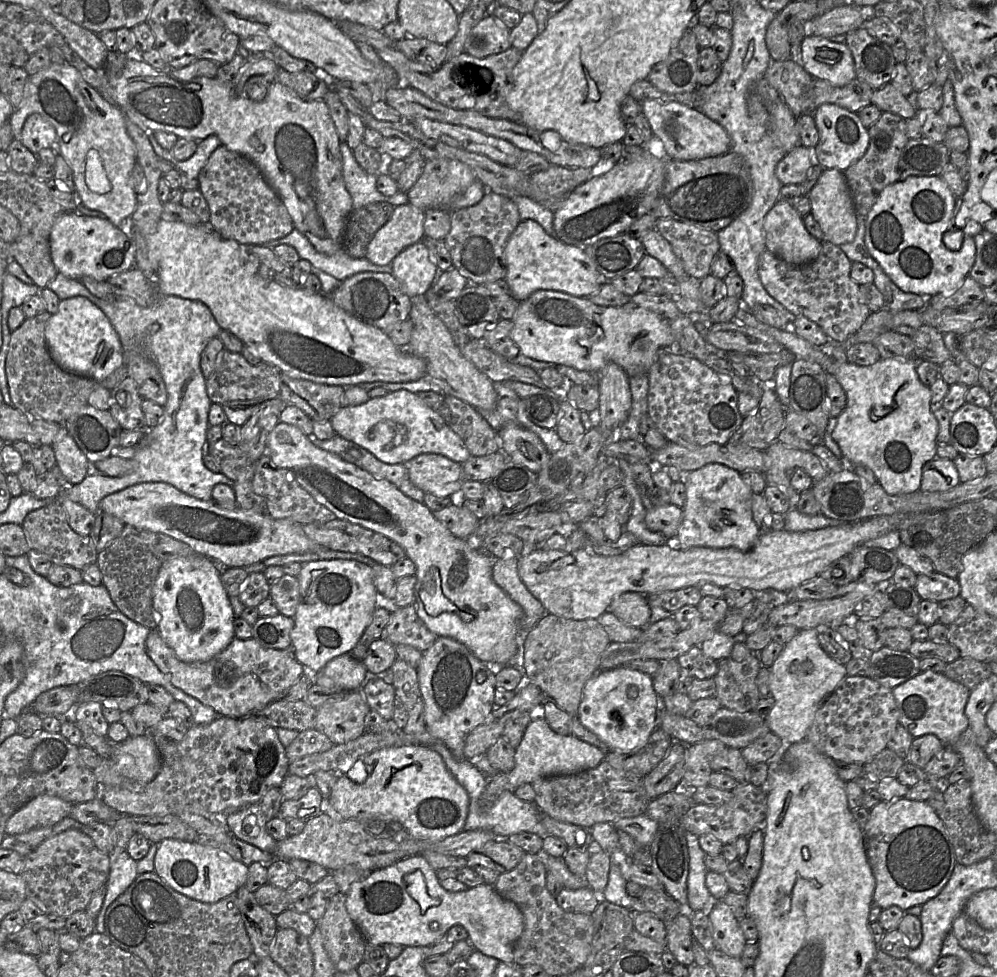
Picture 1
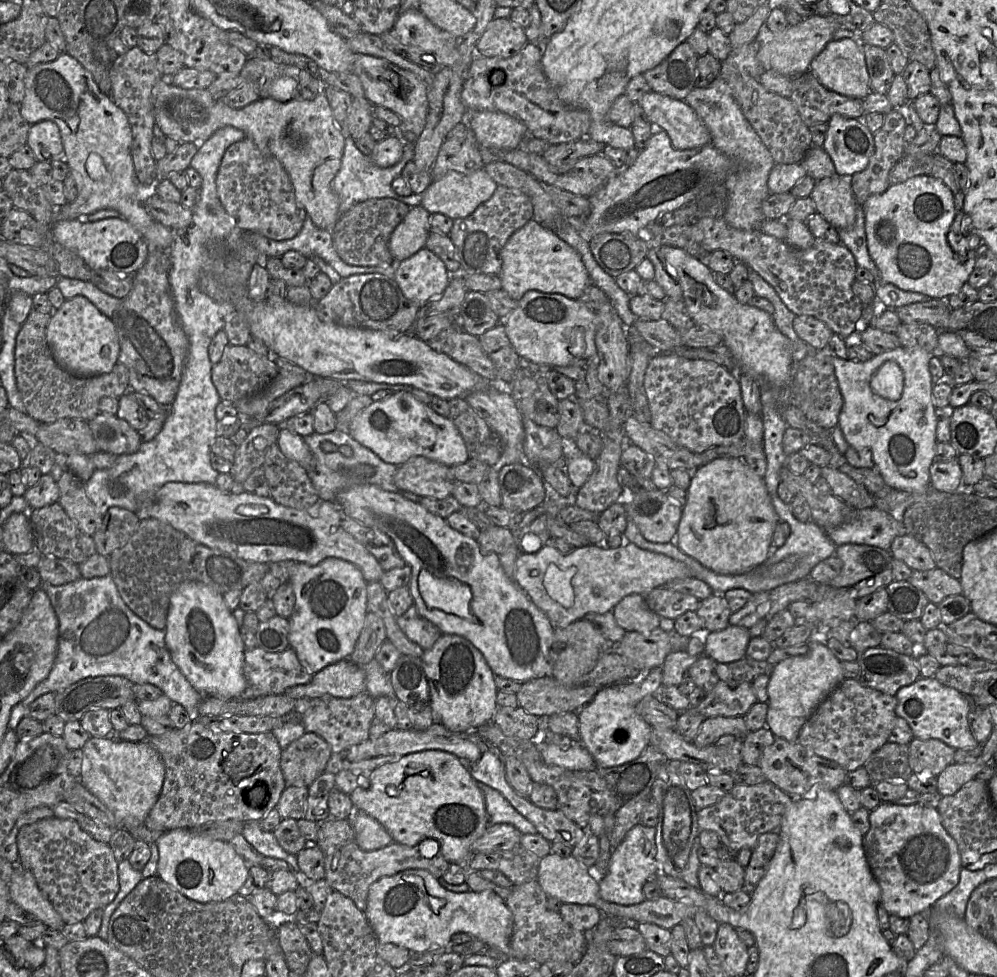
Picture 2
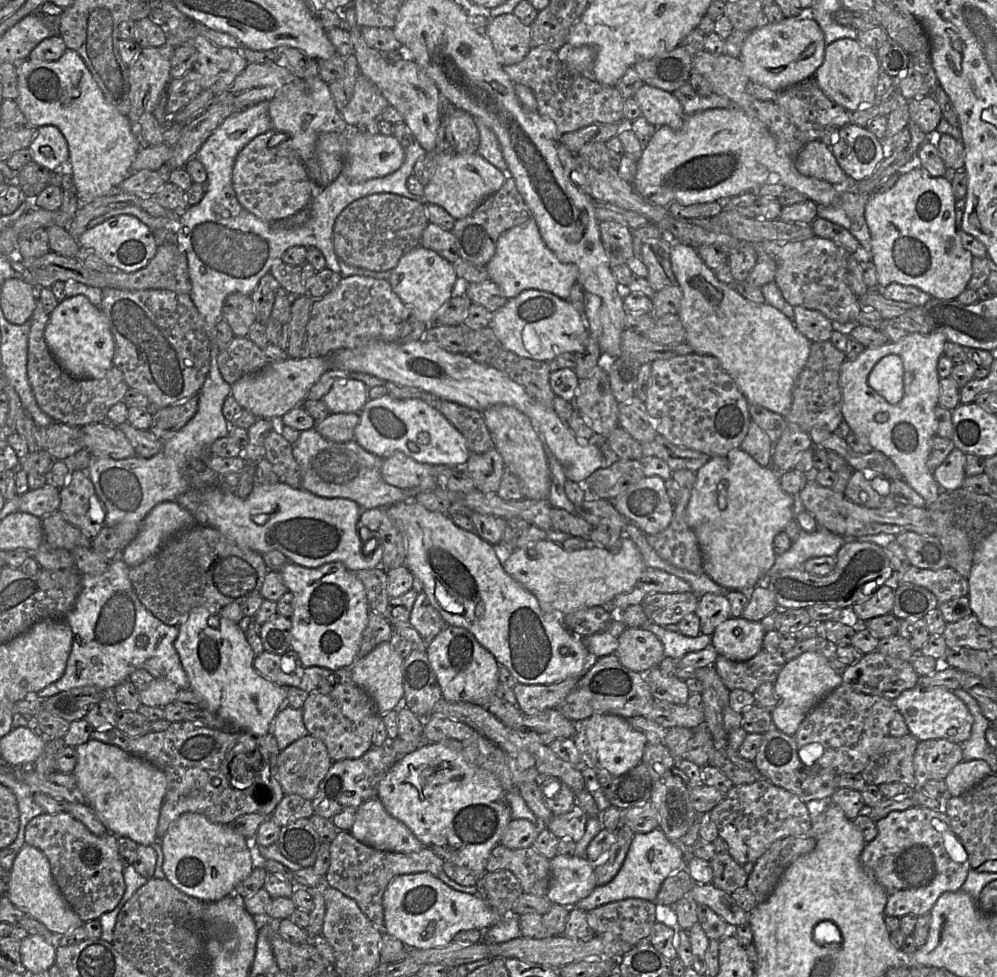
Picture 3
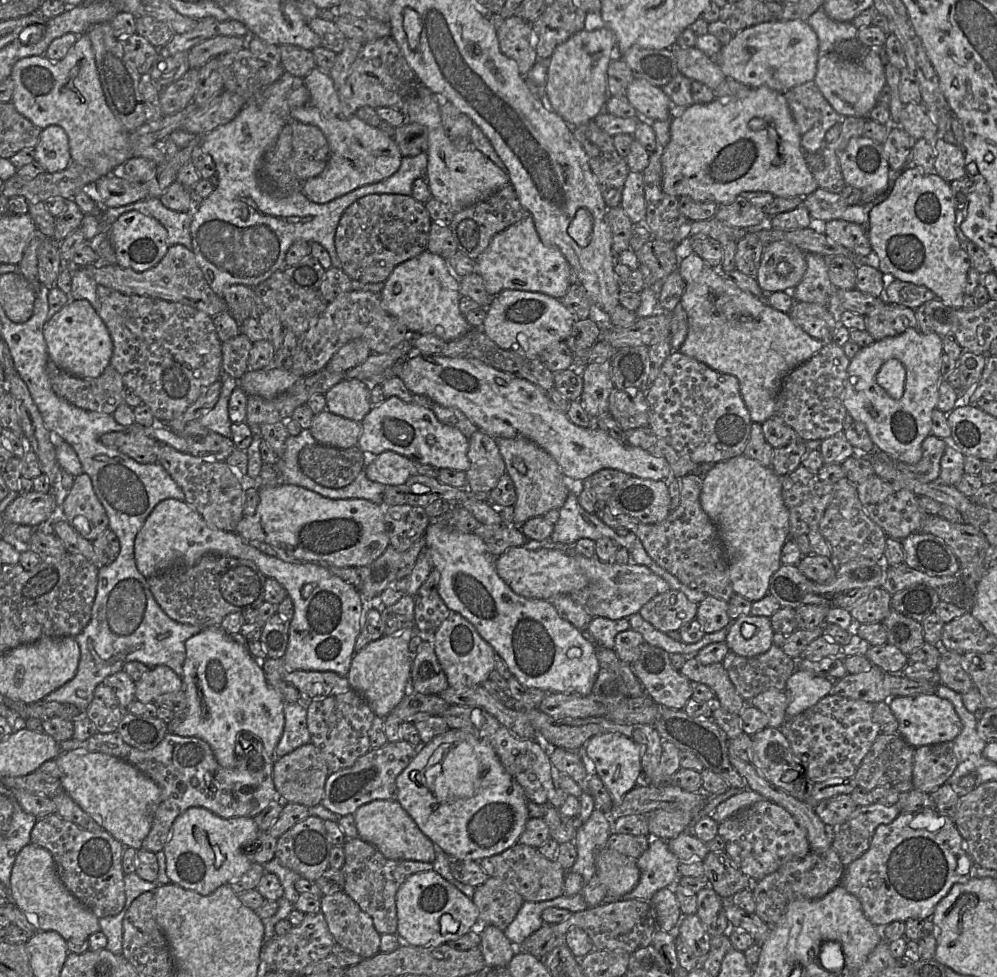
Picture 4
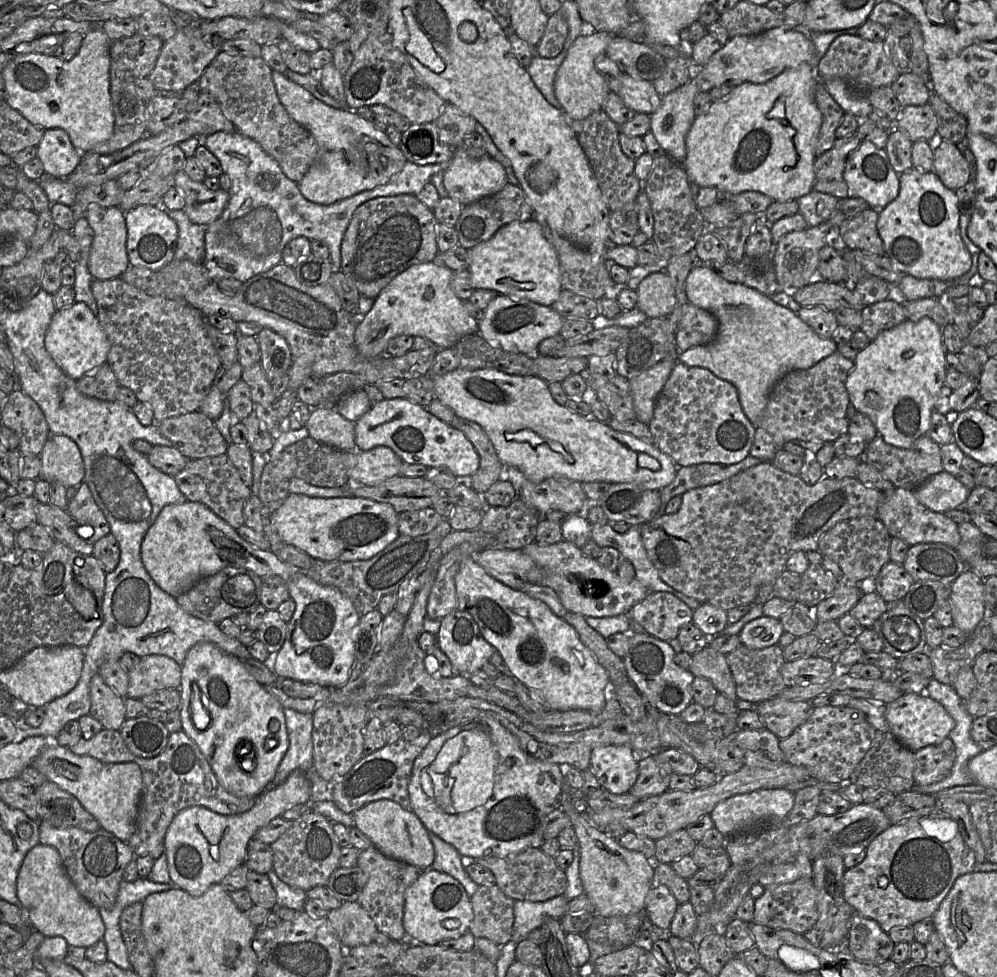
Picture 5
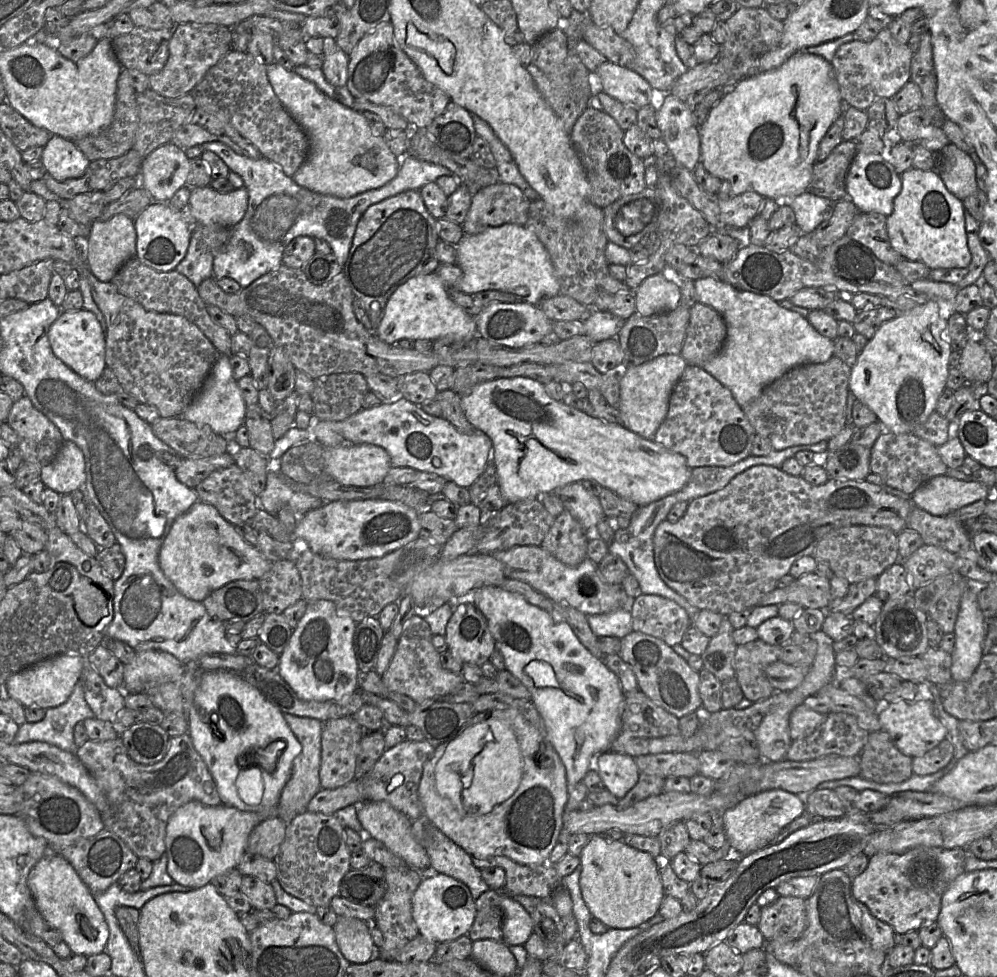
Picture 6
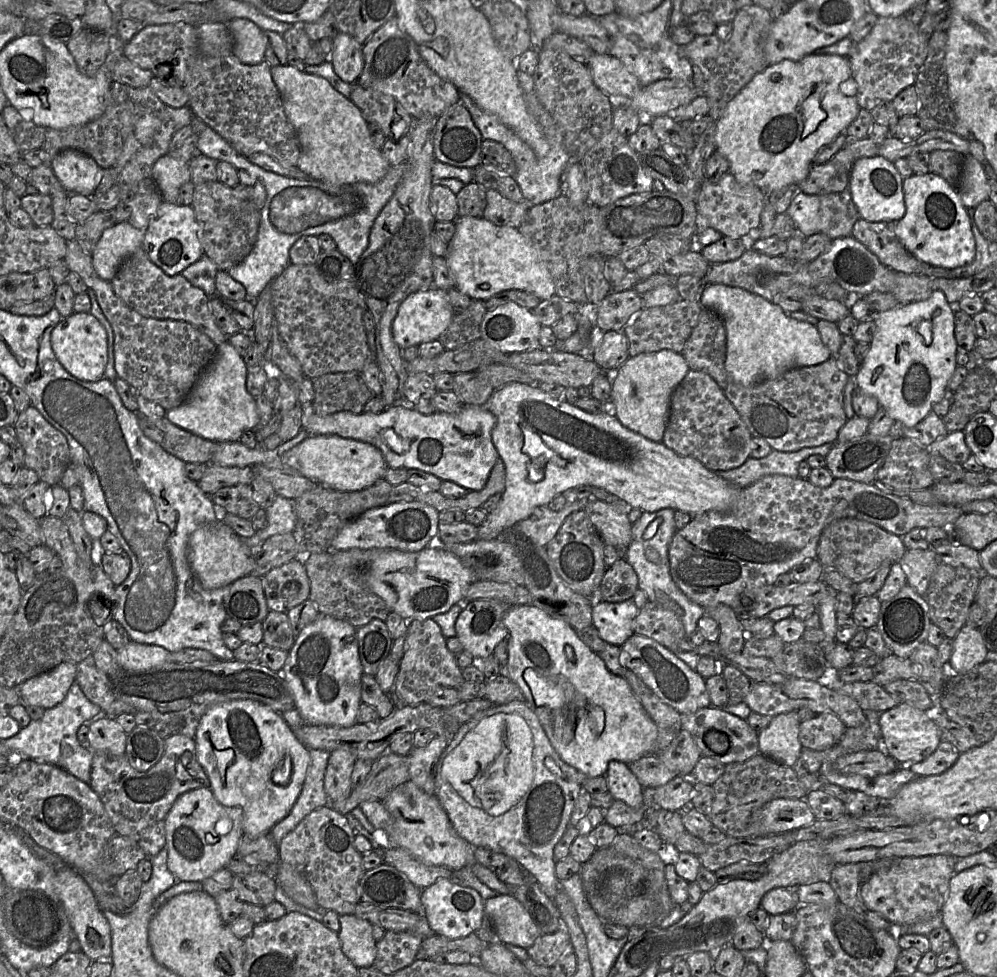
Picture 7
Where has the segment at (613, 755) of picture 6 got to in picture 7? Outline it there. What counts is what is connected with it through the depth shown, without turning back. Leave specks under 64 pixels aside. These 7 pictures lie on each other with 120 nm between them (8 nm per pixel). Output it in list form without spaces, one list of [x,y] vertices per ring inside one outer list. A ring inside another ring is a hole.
[[[611,760],[605,776],[608,791],[615,800],[621,800],[632,808],[643,806],[644,787],[627,763]]]

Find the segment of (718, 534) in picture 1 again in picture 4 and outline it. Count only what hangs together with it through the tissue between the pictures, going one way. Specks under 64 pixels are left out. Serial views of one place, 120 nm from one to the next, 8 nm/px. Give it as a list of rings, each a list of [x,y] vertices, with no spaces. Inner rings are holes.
[[[743,454],[734,458],[716,463],[703,477],[700,493],[700,504],[705,513],[716,525],[726,557],[729,563],[730,580],[735,594],[741,595],[751,602],[762,599],[769,593],[770,580],[773,574],[781,567],[781,551],[789,537],[789,511],[782,497],[782,477],[777,475],[771,466],[767,467],[760,462],[745,457]]]

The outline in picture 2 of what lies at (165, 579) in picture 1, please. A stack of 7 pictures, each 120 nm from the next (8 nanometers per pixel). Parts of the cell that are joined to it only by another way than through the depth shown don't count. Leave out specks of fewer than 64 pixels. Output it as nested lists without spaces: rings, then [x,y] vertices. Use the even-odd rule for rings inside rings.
[[[185,582],[171,595],[165,644],[173,662],[203,697],[236,698],[241,697],[247,689],[248,684],[243,672],[246,647],[238,623],[233,612],[226,606],[223,595],[213,588],[200,582]]]

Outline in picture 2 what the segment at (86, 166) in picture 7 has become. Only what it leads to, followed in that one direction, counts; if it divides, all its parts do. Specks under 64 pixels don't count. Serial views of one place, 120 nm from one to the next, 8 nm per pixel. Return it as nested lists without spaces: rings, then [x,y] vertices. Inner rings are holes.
[[[44,120],[31,125],[26,145],[33,151],[37,162],[65,162],[60,130],[53,121]]]

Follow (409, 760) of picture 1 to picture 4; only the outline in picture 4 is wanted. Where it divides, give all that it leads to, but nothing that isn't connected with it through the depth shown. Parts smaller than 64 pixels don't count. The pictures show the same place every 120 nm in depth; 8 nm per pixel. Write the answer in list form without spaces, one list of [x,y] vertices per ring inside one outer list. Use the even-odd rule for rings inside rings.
[[[448,729],[446,732],[434,737],[429,743],[421,745],[418,748],[418,752],[415,757],[398,775],[396,779],[396,786],[396,801],[410,815],[421,832],[442,851],[444,851],[450,858],[479,861],[483,858],[500,854],[506,849],[518,843],[518,839],[525,828],[525,824],[530,818],[527,807],[528,799],[524,794],[523,788],[505,770],[495,750],[489,743],[481,741],[479,738],[476,738],[474,735],[463,729]]]

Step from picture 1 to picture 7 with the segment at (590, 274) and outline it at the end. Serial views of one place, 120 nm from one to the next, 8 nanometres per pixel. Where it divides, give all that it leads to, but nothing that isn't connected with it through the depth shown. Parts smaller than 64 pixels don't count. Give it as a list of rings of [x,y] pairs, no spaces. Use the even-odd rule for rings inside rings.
[[[458,217],[454,222],[455,234],[447,243],[444,258],[459,292],[482,301],[512,289],[533,294],[541,301],[555,295],[550,272],[530,241],[518,229],[497,226],[483,217]]]

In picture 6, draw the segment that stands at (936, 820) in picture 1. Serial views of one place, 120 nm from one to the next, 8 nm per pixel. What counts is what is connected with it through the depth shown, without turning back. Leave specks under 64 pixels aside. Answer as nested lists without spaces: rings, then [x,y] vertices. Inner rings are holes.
[[[917,847],[902,854],[877,853],[869,857],[865,871],[852,880],[852,895],[865,904],[879,920],[889,924],[895,933],[918,931],[923,926],[937,921],[941,900],[948,886],[965,873],[968,850],[964,848],[944,849],[939,847]]]

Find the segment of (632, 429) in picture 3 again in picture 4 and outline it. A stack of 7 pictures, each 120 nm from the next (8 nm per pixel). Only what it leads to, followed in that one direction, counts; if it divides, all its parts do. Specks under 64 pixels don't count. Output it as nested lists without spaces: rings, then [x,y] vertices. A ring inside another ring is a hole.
[[[614,388],[609,397],[609,412],[624,430],[648,427],[648,402],[645,392],[625,392]]]

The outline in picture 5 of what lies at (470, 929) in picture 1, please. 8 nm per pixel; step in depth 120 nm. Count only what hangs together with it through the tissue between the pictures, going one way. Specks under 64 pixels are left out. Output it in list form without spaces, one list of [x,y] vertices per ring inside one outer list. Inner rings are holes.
[[[431,870],[420,876],[405,892],[403,927],[407,935],[425,945],[460,938],[469,931],[473,909],[464,887],[453,877]],[[454,919],[457,926],[448,928],[446,922]]]

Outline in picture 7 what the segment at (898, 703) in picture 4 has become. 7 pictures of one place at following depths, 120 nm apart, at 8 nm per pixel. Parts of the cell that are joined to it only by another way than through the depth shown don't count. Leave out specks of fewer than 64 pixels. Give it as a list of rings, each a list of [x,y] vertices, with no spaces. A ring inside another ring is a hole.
[[[905,702],[880,713],[880,725],[884,747],[882,753],[888,753],[900,766],[925,760],[942,742],[940,729],[934,722],[931,712],[919,710]]]

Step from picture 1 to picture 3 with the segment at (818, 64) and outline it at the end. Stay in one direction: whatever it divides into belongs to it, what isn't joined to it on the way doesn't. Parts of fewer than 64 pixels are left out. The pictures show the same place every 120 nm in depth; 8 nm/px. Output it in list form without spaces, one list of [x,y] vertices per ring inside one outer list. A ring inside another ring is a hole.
[[[842,38],[826,46],[824,61],[814,75],[822,92],[849,112],[878,102],[876,85],[881,65],[876,51],[858,39]]]

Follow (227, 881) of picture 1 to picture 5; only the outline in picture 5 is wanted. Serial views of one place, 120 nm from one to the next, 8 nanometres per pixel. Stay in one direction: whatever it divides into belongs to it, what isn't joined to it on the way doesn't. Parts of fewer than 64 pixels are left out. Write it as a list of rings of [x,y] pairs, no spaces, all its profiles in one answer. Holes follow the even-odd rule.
[[[301,769],[293,771],[279,786],[259,796],[251,809],[240,814],[222,815],[201,805],[182,809],[173,818],[165,835],[165,854],[171,880],[180,889],[199,897],[212,884],[220,883],[244,864],[248,844],[260,828],[281,817],[289,808],[310,800],[312,785],[306,773]]]

